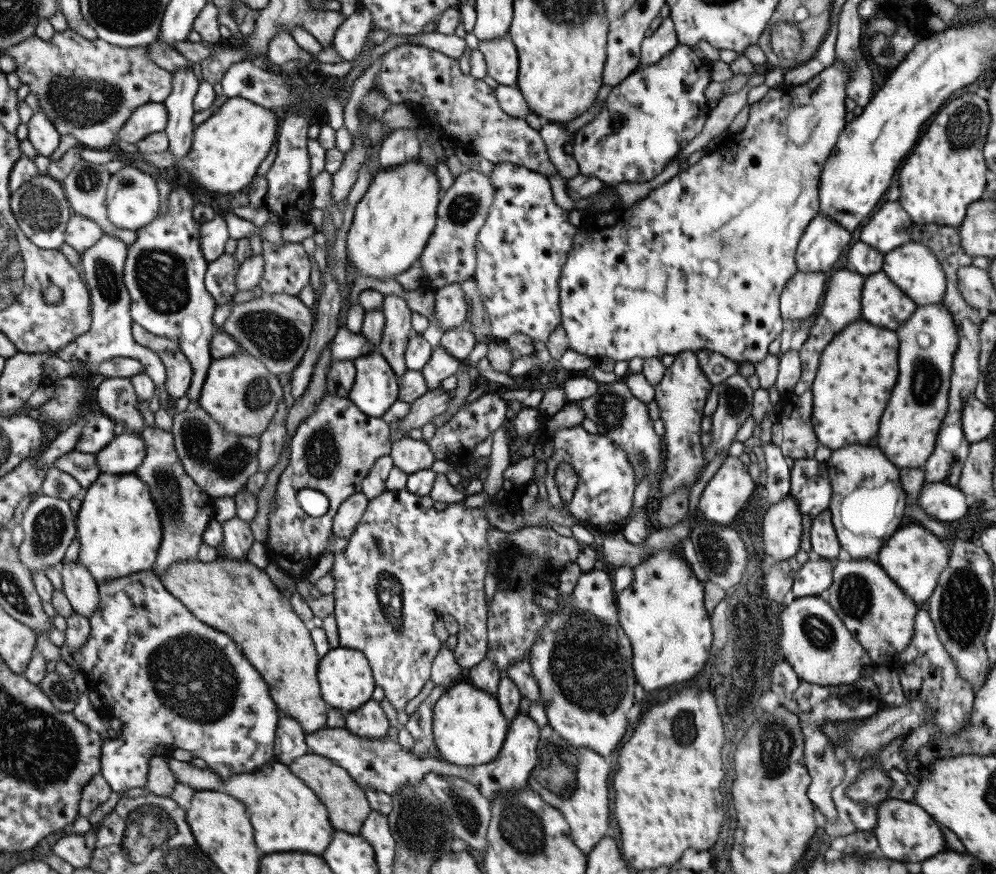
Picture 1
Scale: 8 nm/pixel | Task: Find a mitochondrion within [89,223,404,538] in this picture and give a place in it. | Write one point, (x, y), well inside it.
(160, 274)

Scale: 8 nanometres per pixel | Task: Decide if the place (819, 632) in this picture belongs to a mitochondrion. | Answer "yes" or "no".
yes

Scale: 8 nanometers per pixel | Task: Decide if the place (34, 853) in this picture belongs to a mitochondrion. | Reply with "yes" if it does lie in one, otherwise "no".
no

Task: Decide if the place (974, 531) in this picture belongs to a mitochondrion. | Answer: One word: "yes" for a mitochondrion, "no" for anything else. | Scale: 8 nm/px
no

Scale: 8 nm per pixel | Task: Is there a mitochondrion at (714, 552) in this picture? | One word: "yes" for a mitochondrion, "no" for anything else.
yes

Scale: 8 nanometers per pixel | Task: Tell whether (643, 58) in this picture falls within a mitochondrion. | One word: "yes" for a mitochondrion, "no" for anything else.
no

